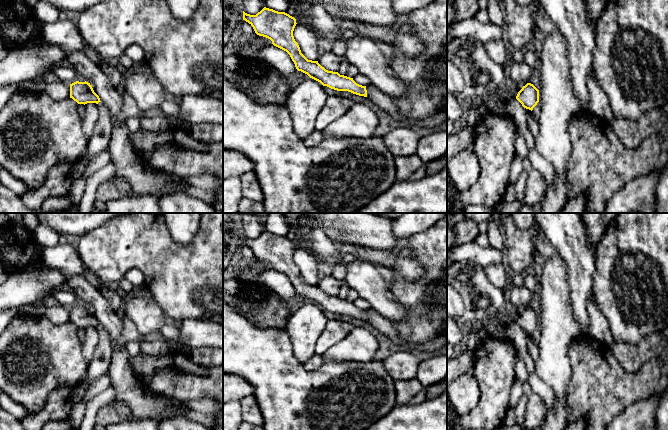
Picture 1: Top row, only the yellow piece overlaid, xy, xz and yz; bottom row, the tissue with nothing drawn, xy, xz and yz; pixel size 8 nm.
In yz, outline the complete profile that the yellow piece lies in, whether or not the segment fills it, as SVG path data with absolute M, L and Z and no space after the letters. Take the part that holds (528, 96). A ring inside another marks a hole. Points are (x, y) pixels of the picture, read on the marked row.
M527 83L518 92L516 99L526 109L533 110L539 102L539 90L531 83Z

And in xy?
M76 81L70 84L70 98L78 104L96 103L100 101L99 96L94 92L92 86L88 82Z

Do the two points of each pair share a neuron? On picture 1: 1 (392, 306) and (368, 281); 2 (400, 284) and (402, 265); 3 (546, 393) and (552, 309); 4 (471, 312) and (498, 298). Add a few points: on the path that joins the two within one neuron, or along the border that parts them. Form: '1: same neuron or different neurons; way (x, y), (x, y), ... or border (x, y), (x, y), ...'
1: same neuron; way (386, 300), (373, 287)
2: different neurons; border (393, 271), (410, 281), (417, 281), (424, 274)
3: different neurons; border (535, 371), (552, 391), (553, 405), (551, 407)
4: same neuron; way (478, 309), (487, 300), (491, 300)

